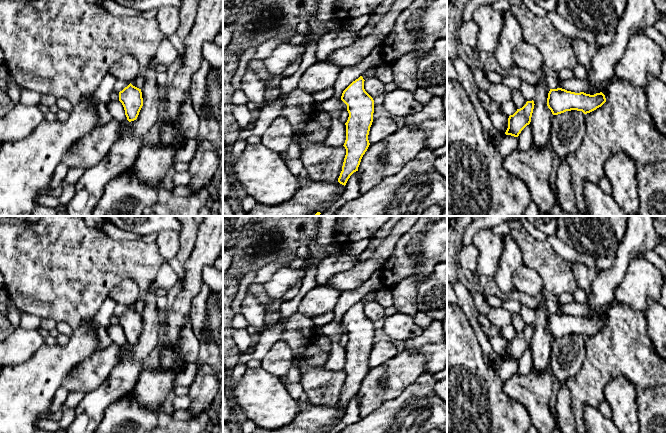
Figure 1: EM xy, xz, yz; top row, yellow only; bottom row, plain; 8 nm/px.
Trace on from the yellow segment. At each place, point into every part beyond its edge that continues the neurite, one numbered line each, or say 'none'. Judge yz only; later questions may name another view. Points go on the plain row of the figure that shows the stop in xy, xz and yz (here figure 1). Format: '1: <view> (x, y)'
none

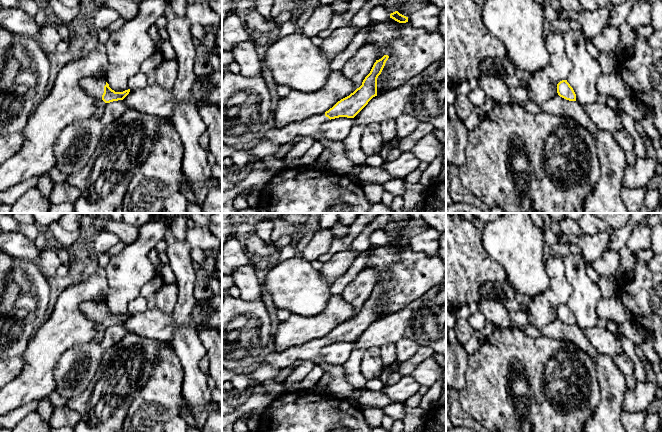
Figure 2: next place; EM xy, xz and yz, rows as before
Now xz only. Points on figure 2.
1: xz (339, 387)

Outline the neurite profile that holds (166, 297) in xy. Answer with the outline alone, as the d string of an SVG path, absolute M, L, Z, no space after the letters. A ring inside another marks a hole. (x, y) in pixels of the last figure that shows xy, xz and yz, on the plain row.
M176 283L164 284L154 296L157 308L165 313L171 313L178 300Z

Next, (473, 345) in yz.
M474 331L470 340L463 345L464 349L469 355L472 355L480 349L485 339L481 331Z

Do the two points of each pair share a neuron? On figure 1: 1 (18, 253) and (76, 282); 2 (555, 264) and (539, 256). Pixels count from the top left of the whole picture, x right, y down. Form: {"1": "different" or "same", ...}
{"1": "same", "2": "same"}

